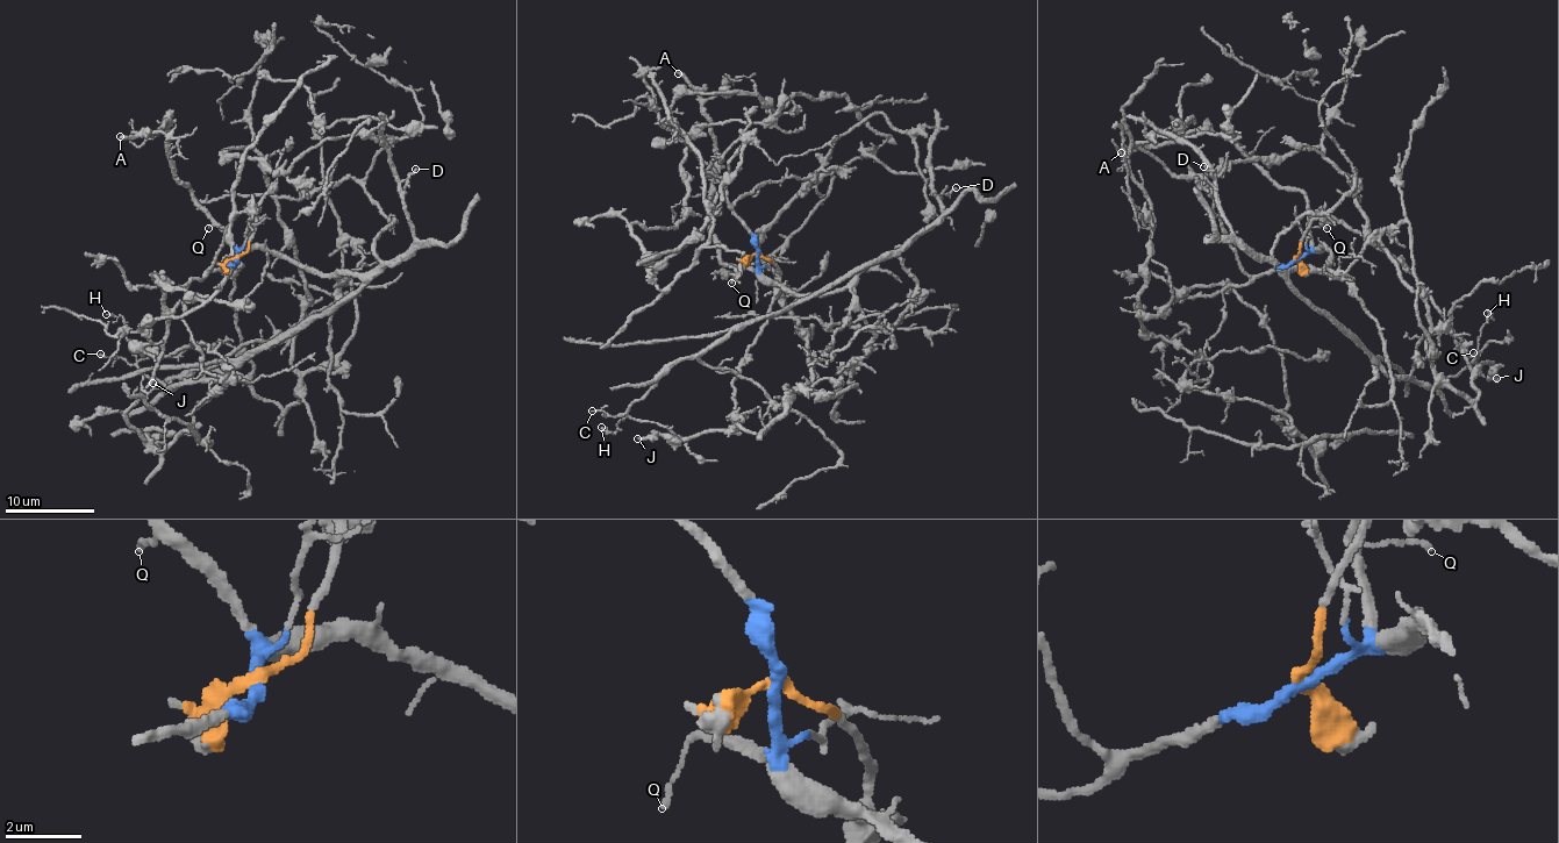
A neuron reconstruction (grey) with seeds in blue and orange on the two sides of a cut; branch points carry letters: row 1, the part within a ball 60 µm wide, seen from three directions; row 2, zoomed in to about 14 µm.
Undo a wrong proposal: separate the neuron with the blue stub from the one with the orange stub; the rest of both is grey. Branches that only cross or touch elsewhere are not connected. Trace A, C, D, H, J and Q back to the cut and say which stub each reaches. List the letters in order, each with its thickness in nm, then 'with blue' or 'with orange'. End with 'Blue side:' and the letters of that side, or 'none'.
A: 280 nm thick; with blue
C: 110 nm thick; with blue
D: 120 nm thick; with blue
H: 150 nm thick; with blue
J: 240 nm thick; with orange
Q: 140 nm thick; with blue
Blue side: A, C, D, H, Q

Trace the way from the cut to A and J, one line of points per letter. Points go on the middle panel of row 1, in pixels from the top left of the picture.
A: (758, 252), (758, 269), (729, 266), (719, 255), (719, 241), (710, 228), (716, 137), (700, 93), (677, 72)
J: (758, 252), (778, 268), (777, 299), (732, 380), (734, 411), (742, 421), (732, 429), (680, 438), (636, 438)

